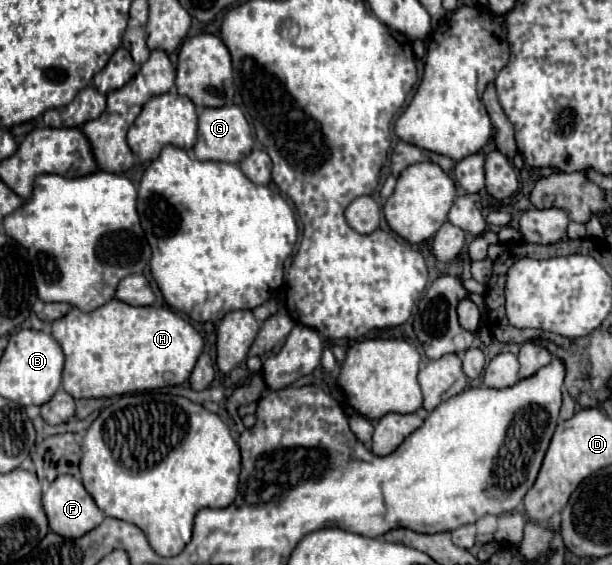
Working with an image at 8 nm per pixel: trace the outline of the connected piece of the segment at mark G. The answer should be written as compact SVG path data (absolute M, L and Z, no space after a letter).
M223 106L223 108L205 108L199 114L199 138L195 144L197 160L213 160L213 162L241 162L253 146L251 128L239 106Z

